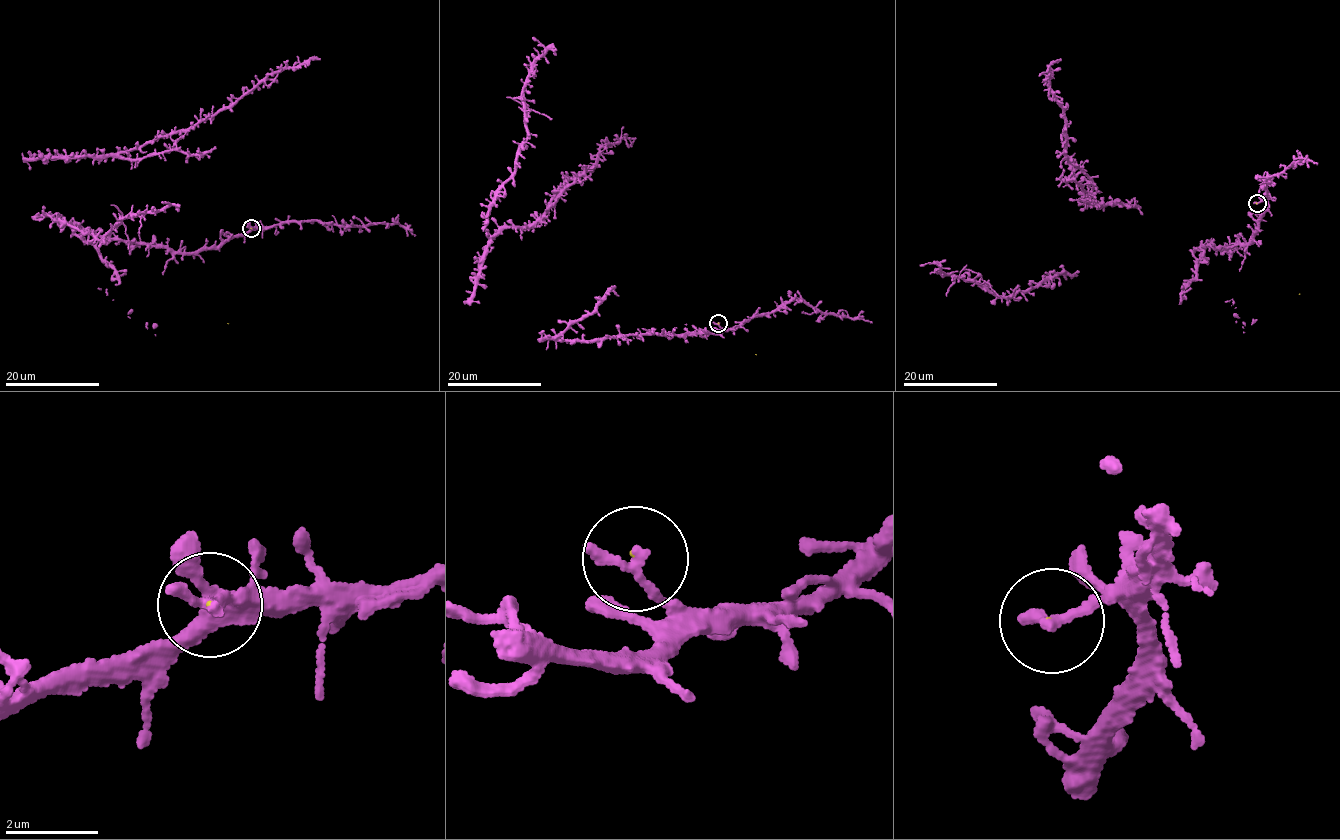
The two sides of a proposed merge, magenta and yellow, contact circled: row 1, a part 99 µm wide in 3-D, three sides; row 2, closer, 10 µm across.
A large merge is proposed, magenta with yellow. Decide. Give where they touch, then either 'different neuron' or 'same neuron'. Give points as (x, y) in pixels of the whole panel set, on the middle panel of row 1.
place (718, 323); different neuron

